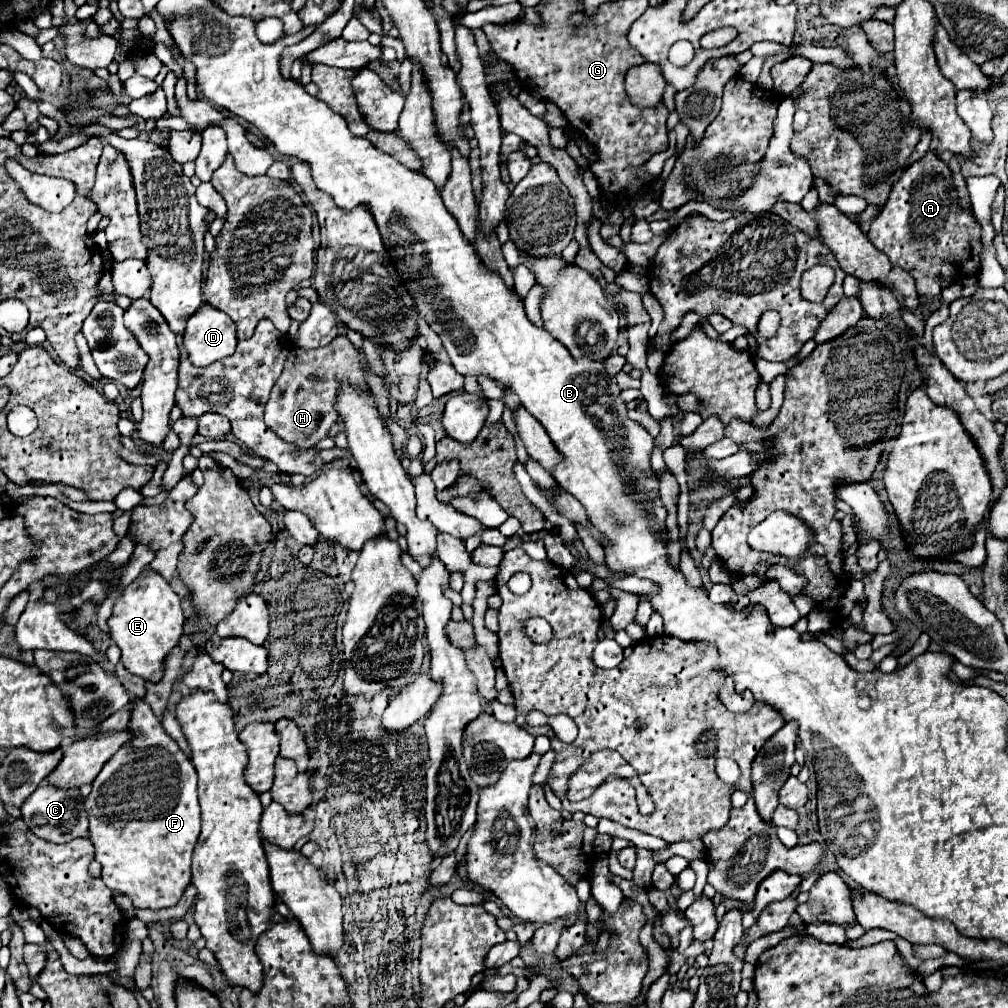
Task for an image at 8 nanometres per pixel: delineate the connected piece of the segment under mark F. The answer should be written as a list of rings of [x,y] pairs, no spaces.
[[[132,700],[130,702],[132,710],[130,710],[130,724],[128,724],[128,732],[132,734],[132,740],[126,742],[106,764],[104,768],[100,770],[100,774],[96,776],[96,780],[92,782],[92,792],[86,800],[86,812],[88,812],[88,820],[90,820],[90,826],[88,826],[88,838],[90,842],[94,844],[96,848],[96,860],[102,864],[102,882],[114,890],[114,892],[120,892],[124,896],[128,896],[132,900],[132,904],[136,908],[150,908],[150,910],[160,910],[160,908],[170,908],[170,906],[176,906],[178,900],[182,898],[186,886],[190,884],[190,864],[192,864],[192,850],[196,846],[196,840],[198,840],[198,834],[200,834],[200,806],[198,806],[198,792],[196,792],[196,772],[194,772],[194,766],[190,762],[190,758],[180,750],[180,746],[176,744],[174,738],[170,738],[166,734],[166,730],[162,728],[160,720],[154,716],[154,712],[150,710],[150,706],[144,702],[144,700]]]

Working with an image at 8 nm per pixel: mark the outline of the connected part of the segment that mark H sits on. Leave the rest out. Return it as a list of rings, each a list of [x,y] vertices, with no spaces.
[[[338,336],[328,346],[316,350],[294,348],[290,350],[284,370],[272,388],[270,400],[266,402],[264,422],[282,440],[312,448],[322,438],[326,438],[330,434],[330,428],[340,420],[340,414],[336,412],[336,394],[342,382],[350,382],[360,392],[370,394],[372,400],[378,400],[368,384],[368,374],[372,374],[372,368],[366,354],[358,346],[354,346],[348,336]]]

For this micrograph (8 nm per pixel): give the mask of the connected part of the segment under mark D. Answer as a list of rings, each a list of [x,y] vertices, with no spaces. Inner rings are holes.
[[[202,306],[194,312],[184,330],[182,346],[196,366],[210,366],[212,362],[230,356],[236,350],[236,326],[220,310]]]

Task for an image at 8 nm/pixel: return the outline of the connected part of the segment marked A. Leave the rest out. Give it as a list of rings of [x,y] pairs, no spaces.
[[[932,150],[904,170],[888,202],[872,220],[868,238],[874,248],[888,256],[892,266],[906,270],[916,280],[922,302],[942,298],[940,280],[962,280],[966,274],[976,274],[982,264],[982,226],[972,210],[960,206],[952,170]]]

